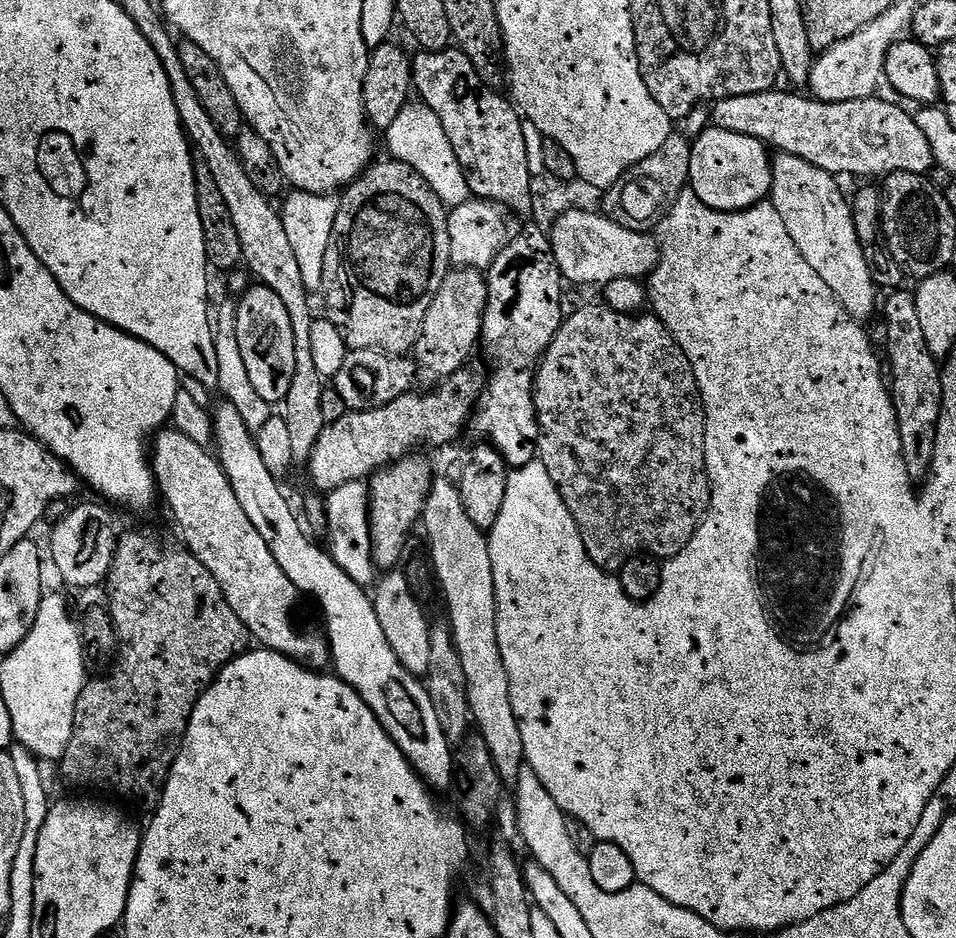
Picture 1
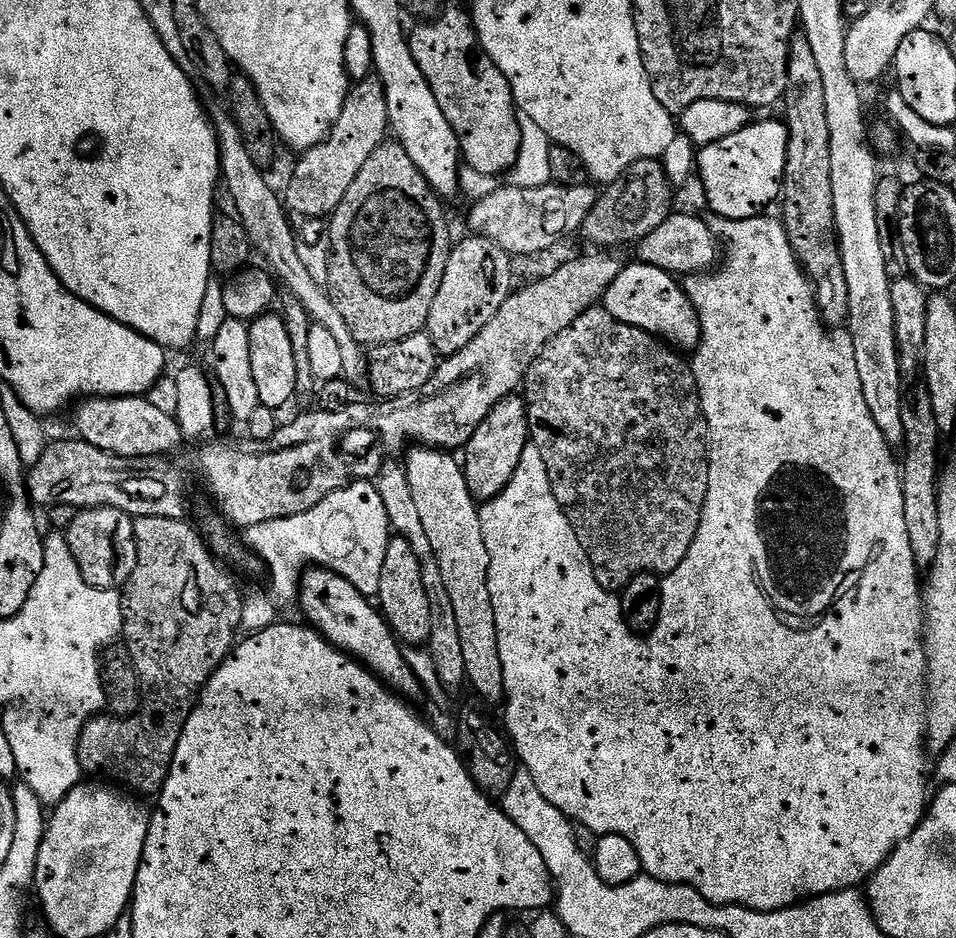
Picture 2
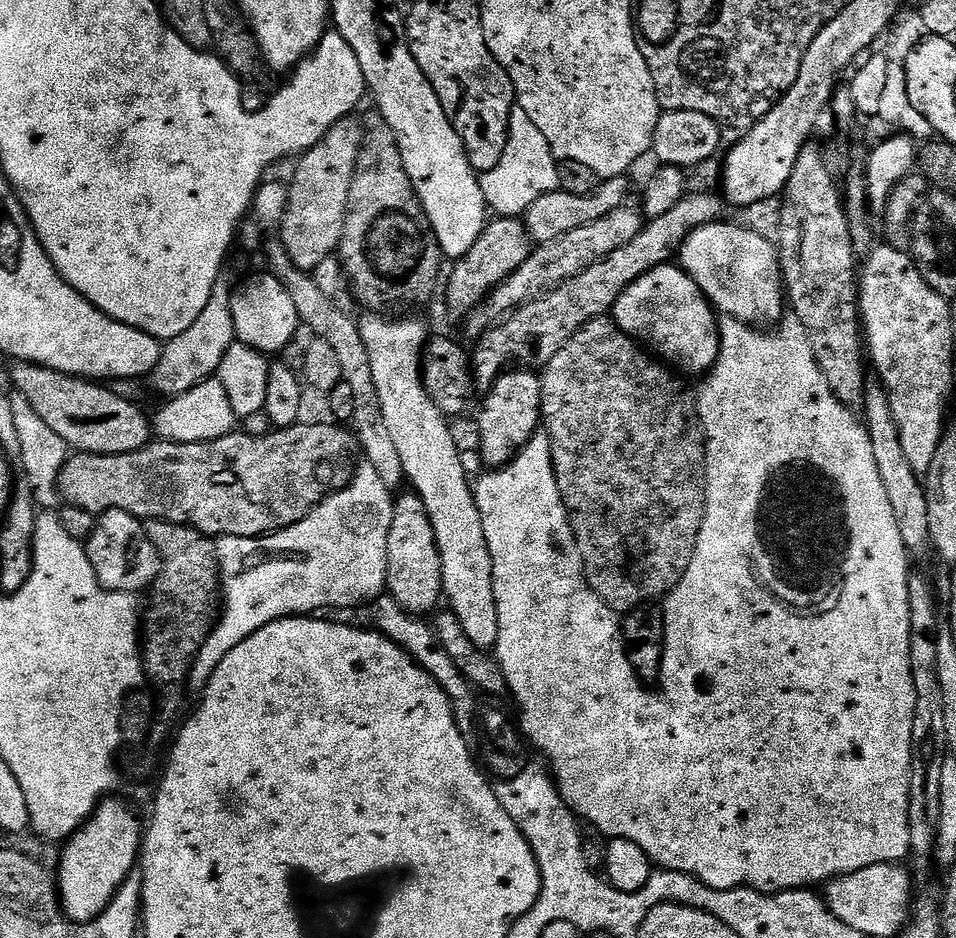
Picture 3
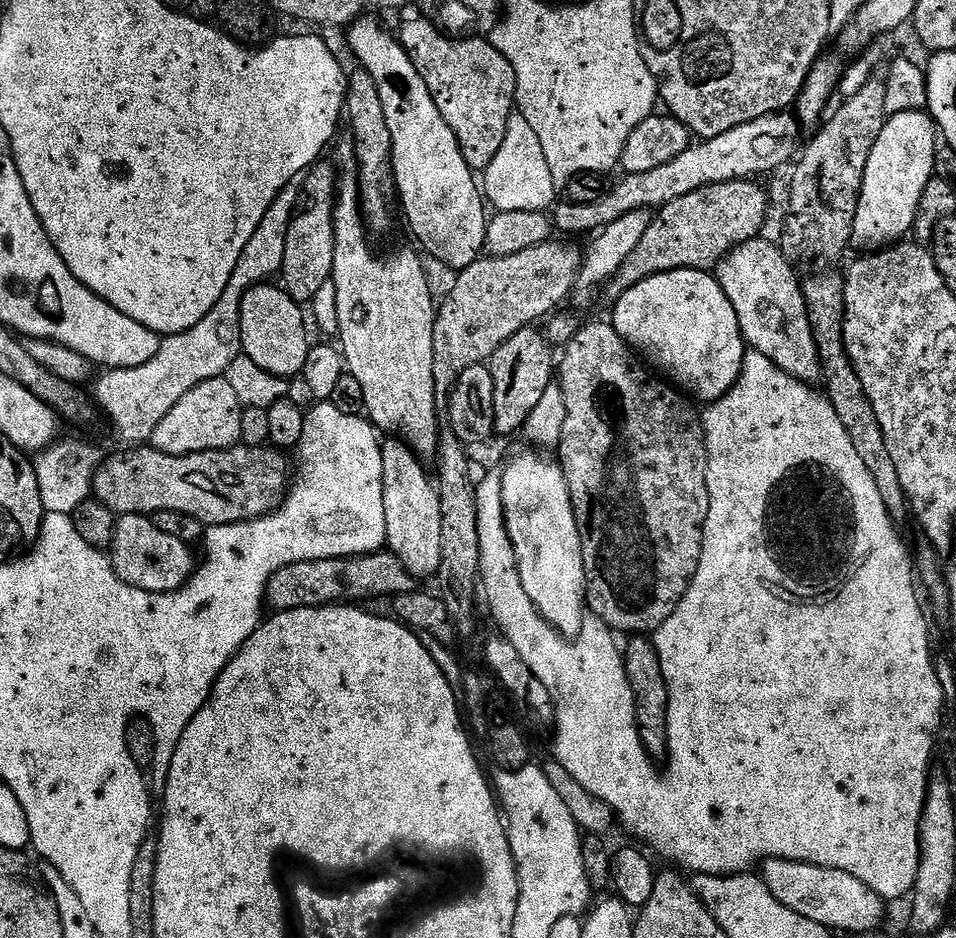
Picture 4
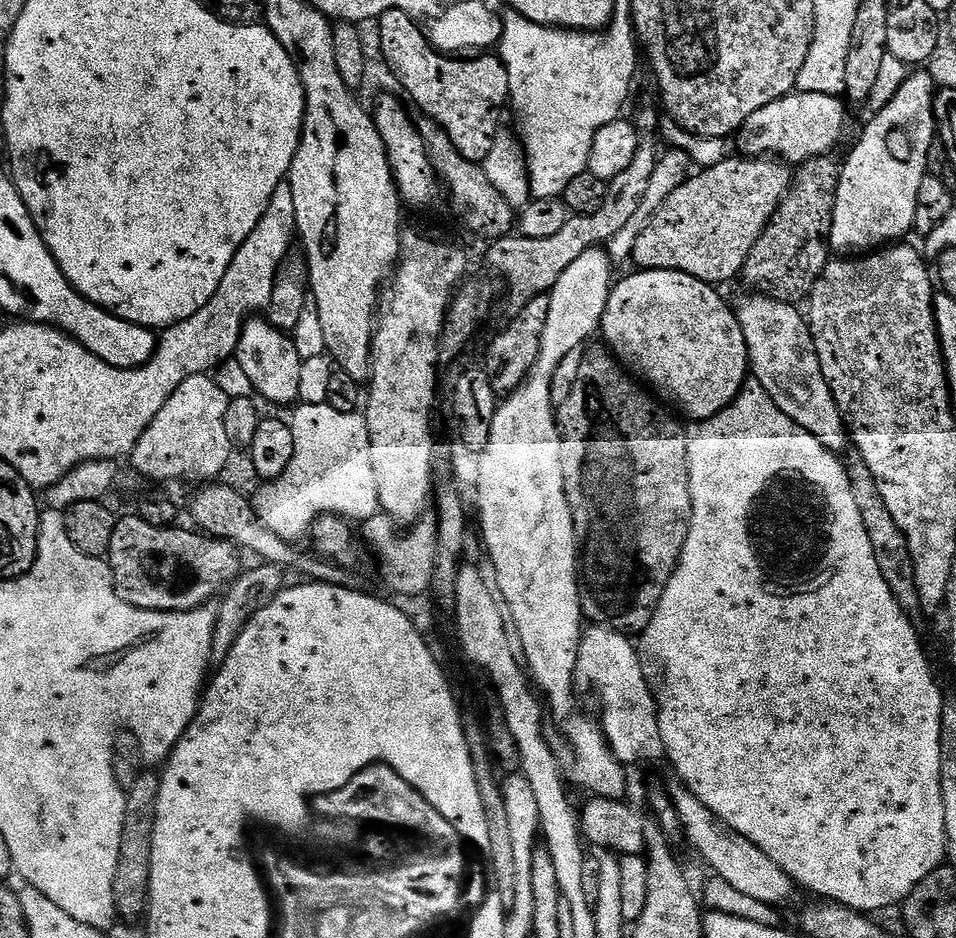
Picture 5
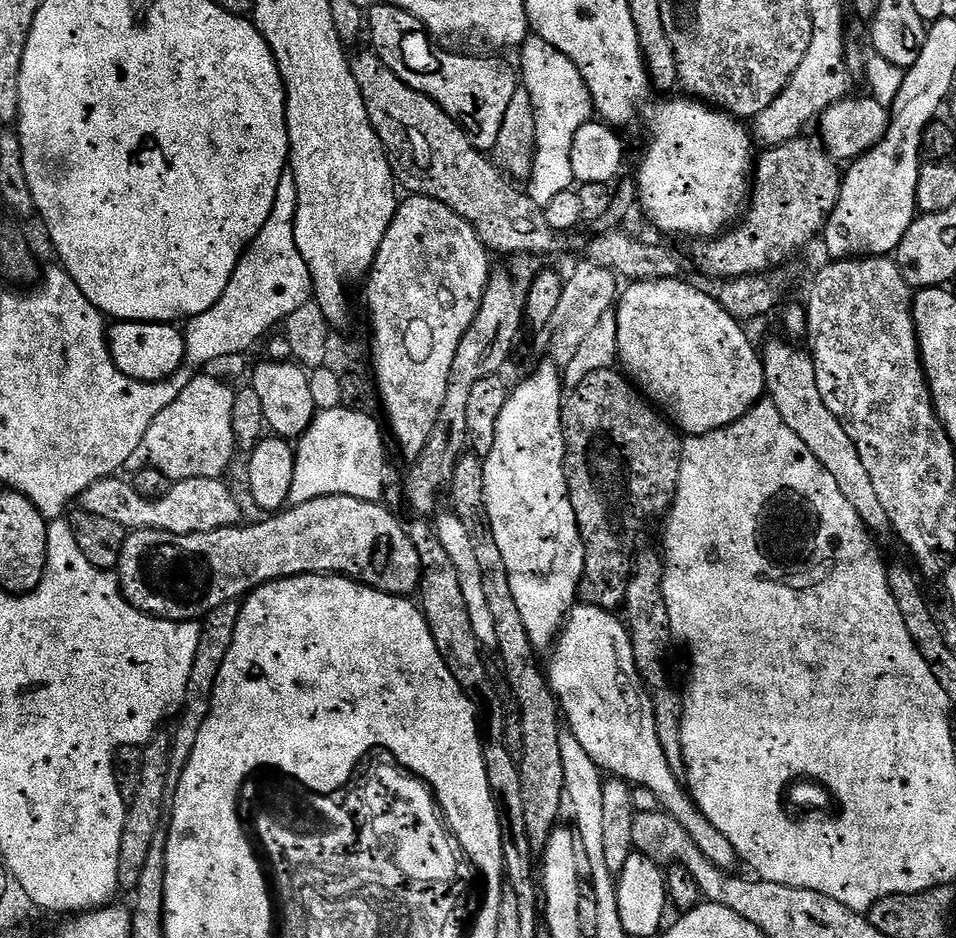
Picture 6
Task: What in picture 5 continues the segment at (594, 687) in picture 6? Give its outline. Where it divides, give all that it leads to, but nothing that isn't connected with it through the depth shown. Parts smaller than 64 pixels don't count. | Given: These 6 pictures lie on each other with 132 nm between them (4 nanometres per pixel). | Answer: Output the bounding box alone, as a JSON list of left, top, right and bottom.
[576,627,792,904]

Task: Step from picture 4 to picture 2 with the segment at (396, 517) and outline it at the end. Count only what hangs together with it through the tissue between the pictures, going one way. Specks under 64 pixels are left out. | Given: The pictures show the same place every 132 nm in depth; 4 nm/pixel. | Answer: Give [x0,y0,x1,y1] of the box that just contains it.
[378,535,430,646]

